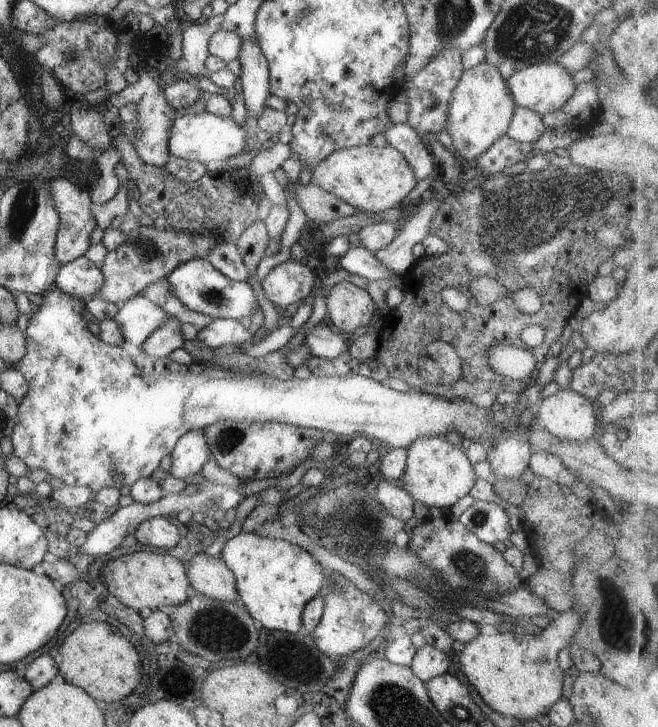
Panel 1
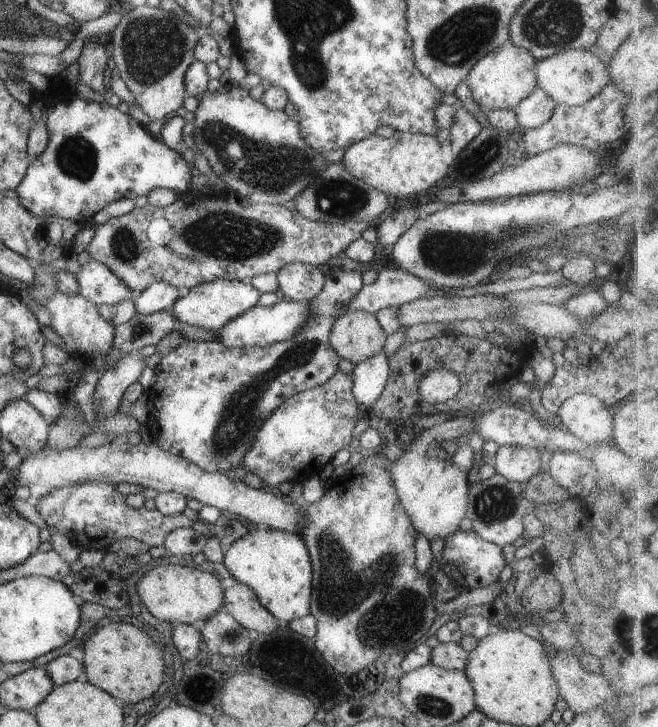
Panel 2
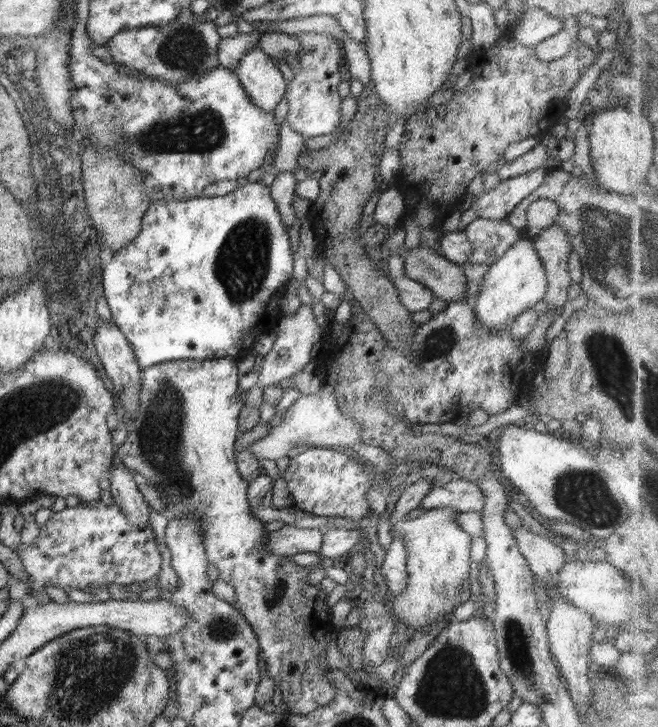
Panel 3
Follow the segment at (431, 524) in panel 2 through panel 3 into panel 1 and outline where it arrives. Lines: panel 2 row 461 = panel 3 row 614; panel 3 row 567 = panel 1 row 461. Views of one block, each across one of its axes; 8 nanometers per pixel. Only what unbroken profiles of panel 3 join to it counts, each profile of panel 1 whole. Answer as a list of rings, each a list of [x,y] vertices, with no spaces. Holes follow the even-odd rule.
[[[429,436],[416,440],[406,449],[407,464],[401,476],[402,490],[414,500],[422,502],[428,508],[450,508],[466,496],[474,482],[476,475],[466,451],[461,446],[454,446],[446,442],[445,436]]]

